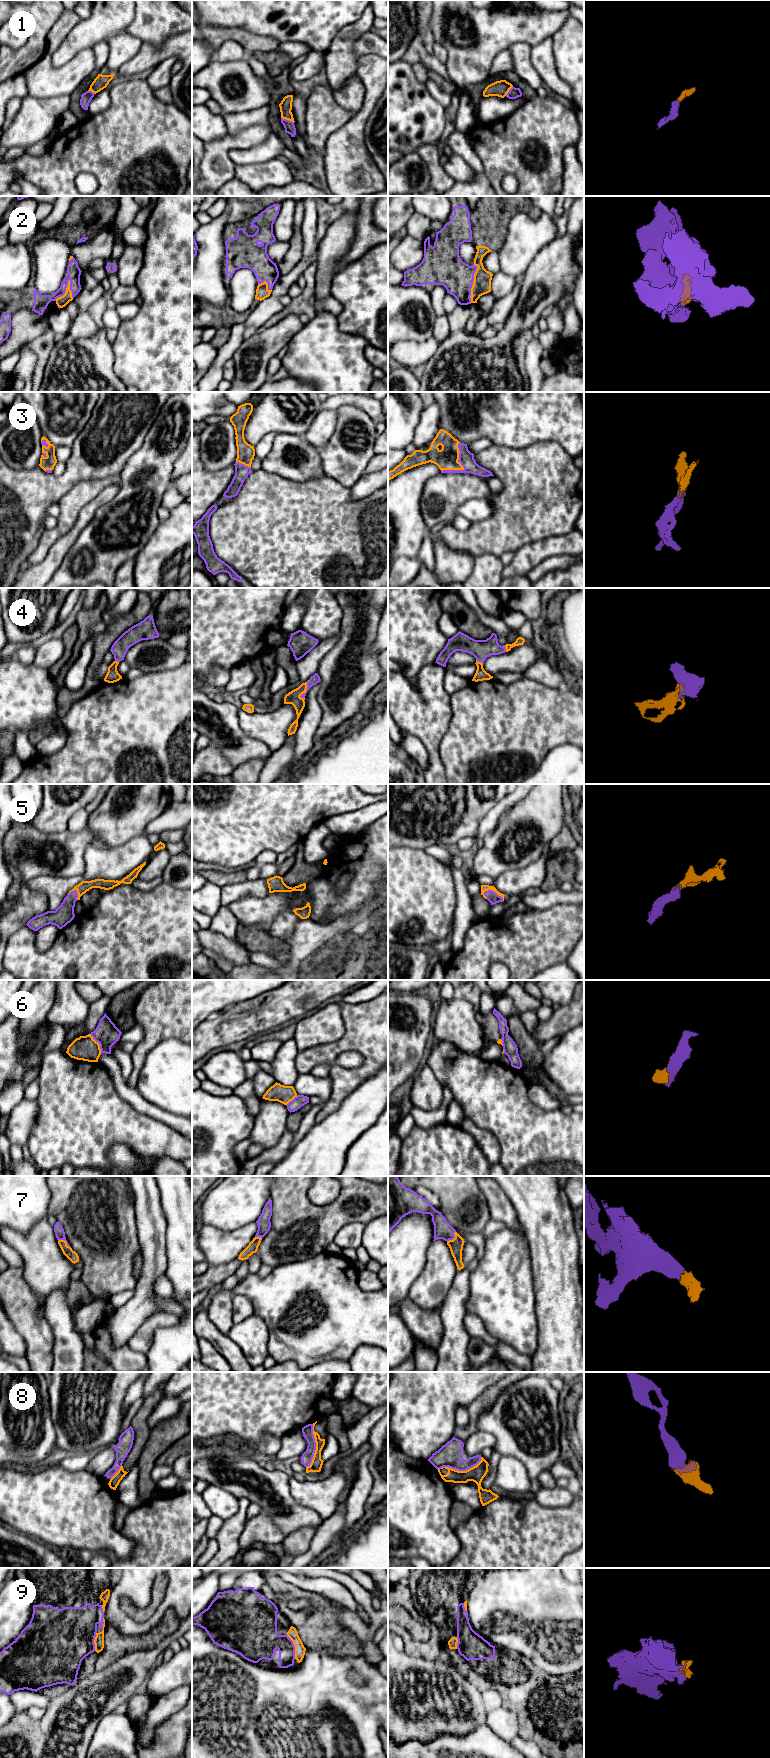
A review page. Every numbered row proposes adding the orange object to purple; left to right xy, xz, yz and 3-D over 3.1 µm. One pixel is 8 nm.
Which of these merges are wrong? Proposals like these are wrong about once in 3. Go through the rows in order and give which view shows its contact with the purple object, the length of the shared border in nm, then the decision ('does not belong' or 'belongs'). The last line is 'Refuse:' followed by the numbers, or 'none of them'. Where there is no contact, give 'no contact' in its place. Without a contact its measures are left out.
1: meets purple in xz; contact 120 nm long; belongs
2: meets purple in xy; contact 200 nm long; belongs
3: meets purple in yz; contact 280 nm long; belongs
4: meets purple in xz; contact 170 nm long; belongs
5: meets purple in yz; contact 180 nm long; belongs
6: meets purple in xy; contact 180 nm long; does not belong
7: meets purple in xy; contact 100 nm long; belongs
8: meets purple in yz; contact 380 nm long; does not belong
9: meets purple in xz; contact 200 nm long; belongs
Refuse: 6, 8

